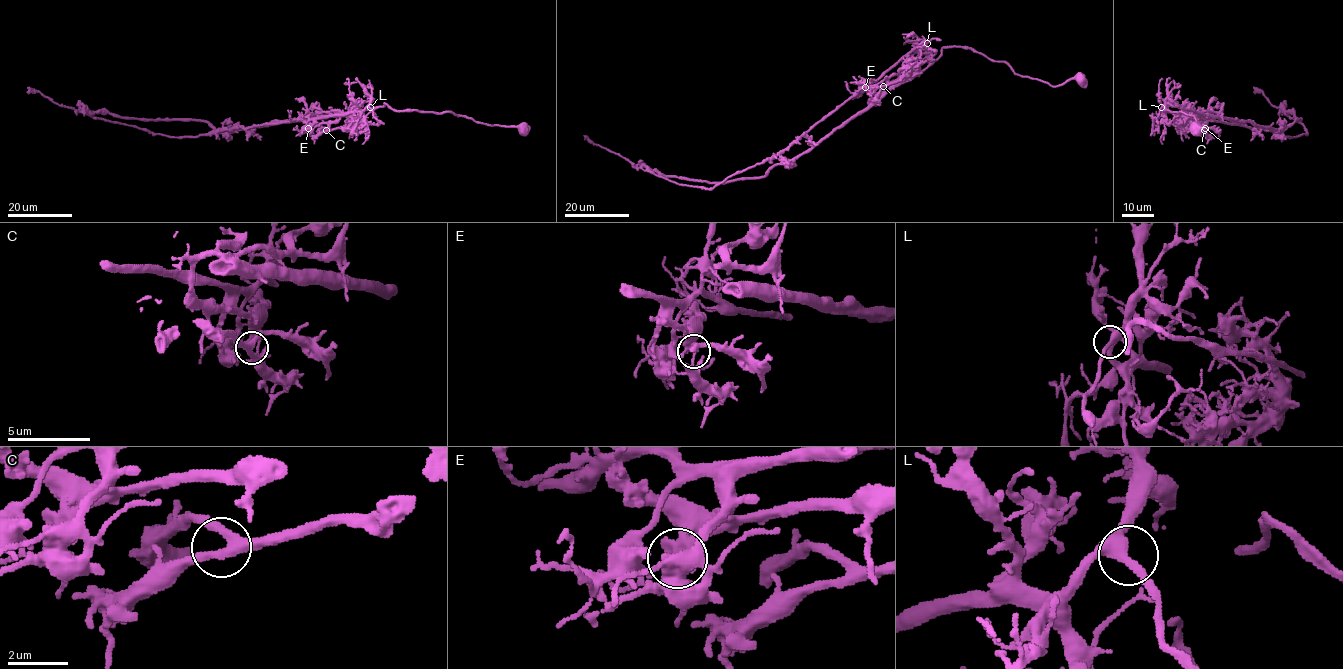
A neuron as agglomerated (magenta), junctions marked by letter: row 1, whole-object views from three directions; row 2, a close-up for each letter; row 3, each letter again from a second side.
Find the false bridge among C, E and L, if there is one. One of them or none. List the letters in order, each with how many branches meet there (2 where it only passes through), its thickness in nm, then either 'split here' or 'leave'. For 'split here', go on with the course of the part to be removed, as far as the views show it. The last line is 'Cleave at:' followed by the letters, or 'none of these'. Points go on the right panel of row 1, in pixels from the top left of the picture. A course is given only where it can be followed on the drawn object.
C: branches 3; calibre 280 nm; leave
E: branches 2; calibre 360 nm; split here; course (1206, 129), (1202, 133), (1208, 117), (1270, 129), (1284, 137), (1306, 133), (1262, 92), (1253, 92)
L: branches 3; calibre 320 nm; leave
Cleave at: E

